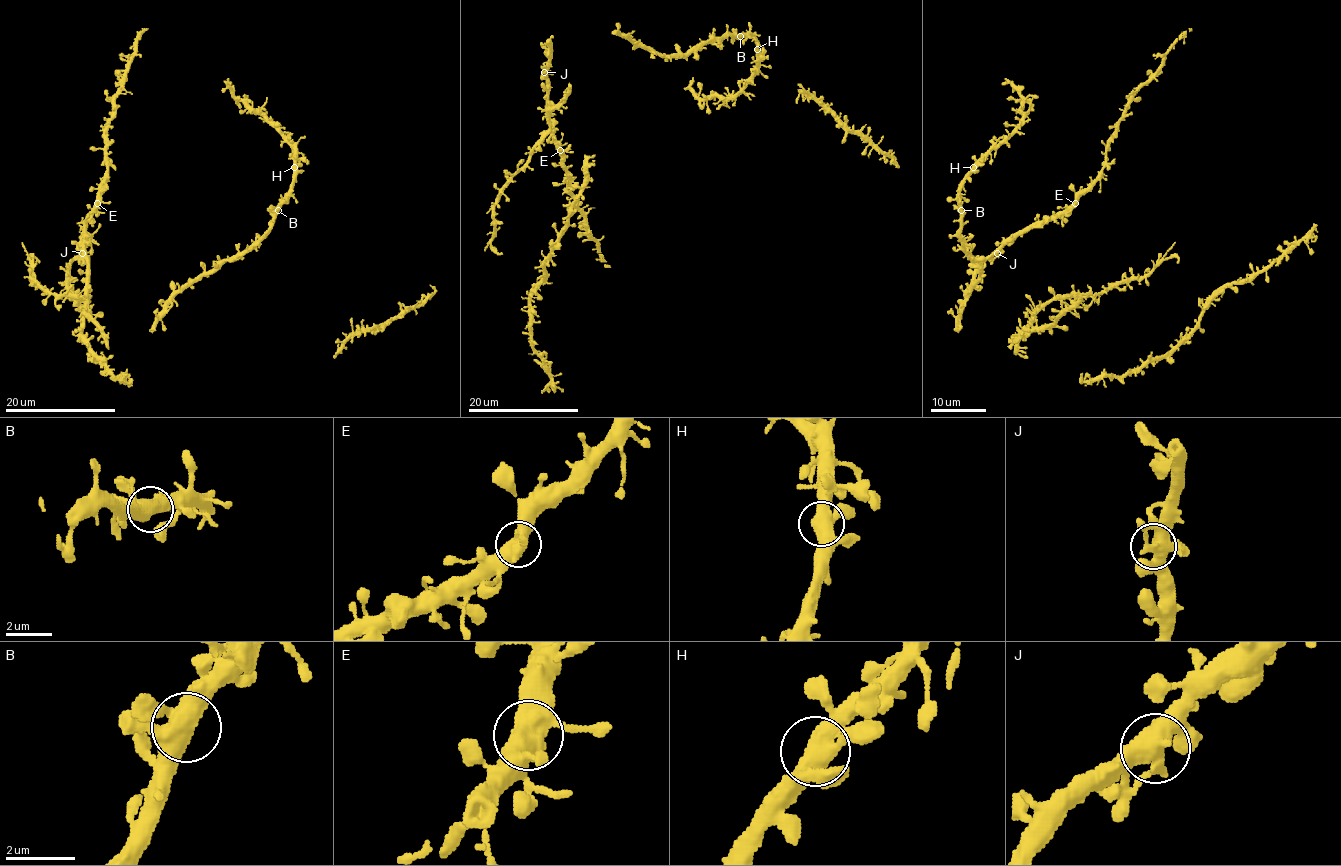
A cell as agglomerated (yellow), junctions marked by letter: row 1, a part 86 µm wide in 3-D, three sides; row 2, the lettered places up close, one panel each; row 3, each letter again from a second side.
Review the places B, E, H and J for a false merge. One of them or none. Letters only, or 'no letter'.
no letter

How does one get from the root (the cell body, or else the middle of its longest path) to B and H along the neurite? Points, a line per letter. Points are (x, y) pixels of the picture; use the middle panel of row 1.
B: (612, 34), (627, 35), (638, 45), (663, 54), (696, 51), (703, 45), (721, 40), (728, 35), (740, 36)
H: (612, 34), (627, 35), (638, 45), (663, 54), (696, 51), (728, 35), (751, 35), (757, 49)

